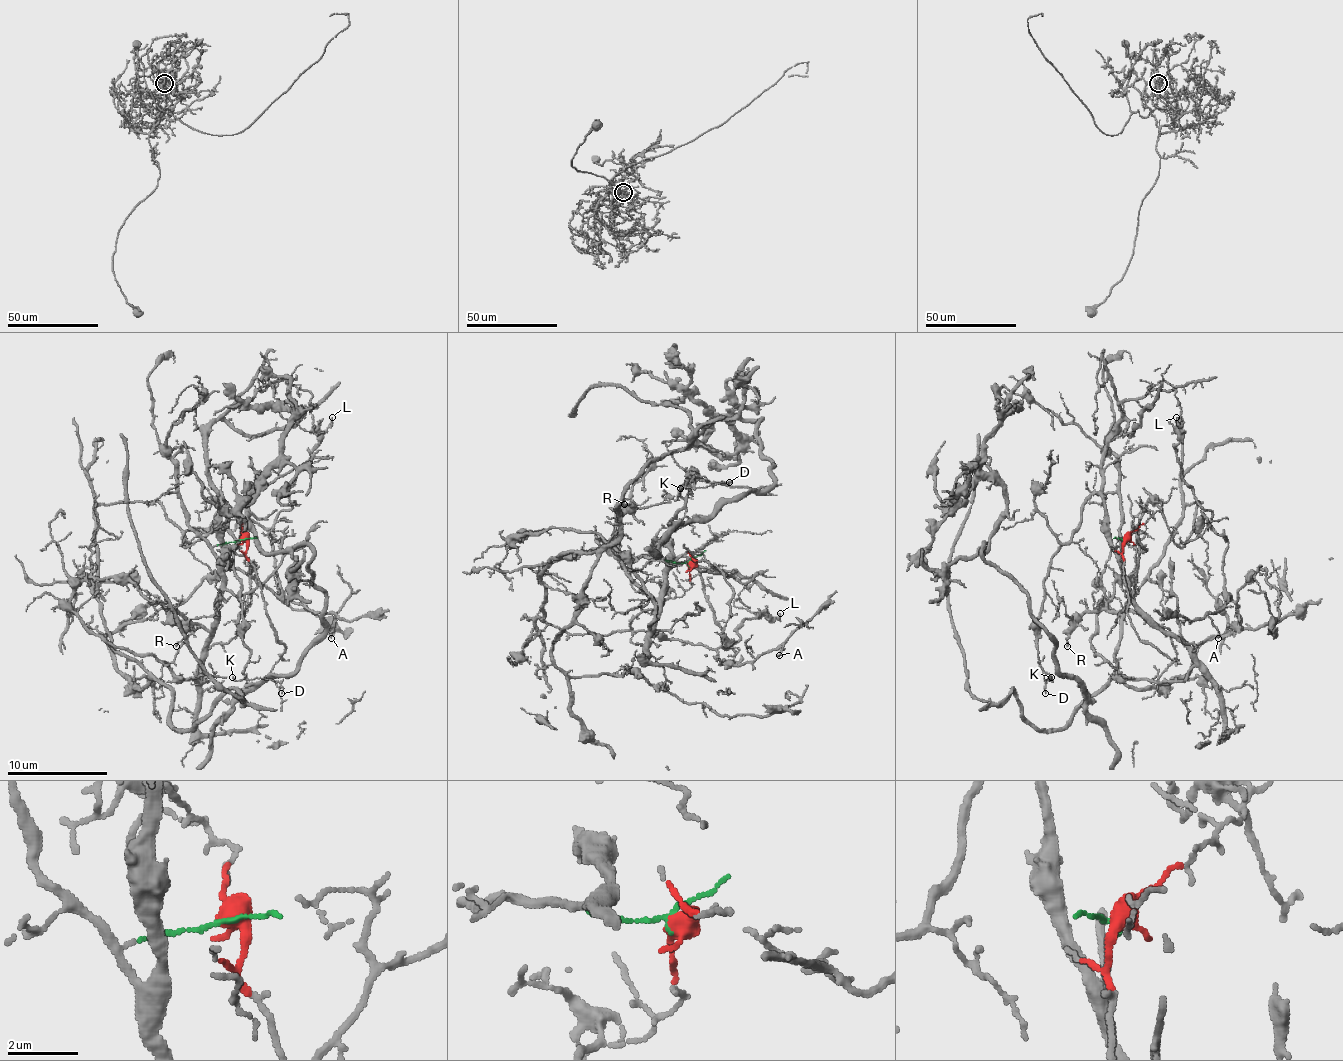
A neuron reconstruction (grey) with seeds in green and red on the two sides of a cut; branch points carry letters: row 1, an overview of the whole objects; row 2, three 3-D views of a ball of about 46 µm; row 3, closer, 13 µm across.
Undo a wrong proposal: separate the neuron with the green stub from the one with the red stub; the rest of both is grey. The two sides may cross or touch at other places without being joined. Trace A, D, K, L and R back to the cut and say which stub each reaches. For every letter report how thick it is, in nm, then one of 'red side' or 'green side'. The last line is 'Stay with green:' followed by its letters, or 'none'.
A: calibre 110 nm; red side
D: calibre 120 nm; green side
K: calibre 130 nm; green side
L: calibre 90 nm; red side
R: calibre 110 nm; green side
Stay with green: D, K, R

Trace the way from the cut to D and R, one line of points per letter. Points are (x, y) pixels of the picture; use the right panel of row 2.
D: (1125, 540), (1120, 555), (1105, 502), (1092, 495), (1080, 527), (1052, 558), (1037, 646), (1050, 676), (1044, 694)
R: (1125, 540), (1123, 547), (1128, 595), (1160, 628), (1150, 626), (1135, 610), (1087, 610), (1070, 631), (1067, 646)

